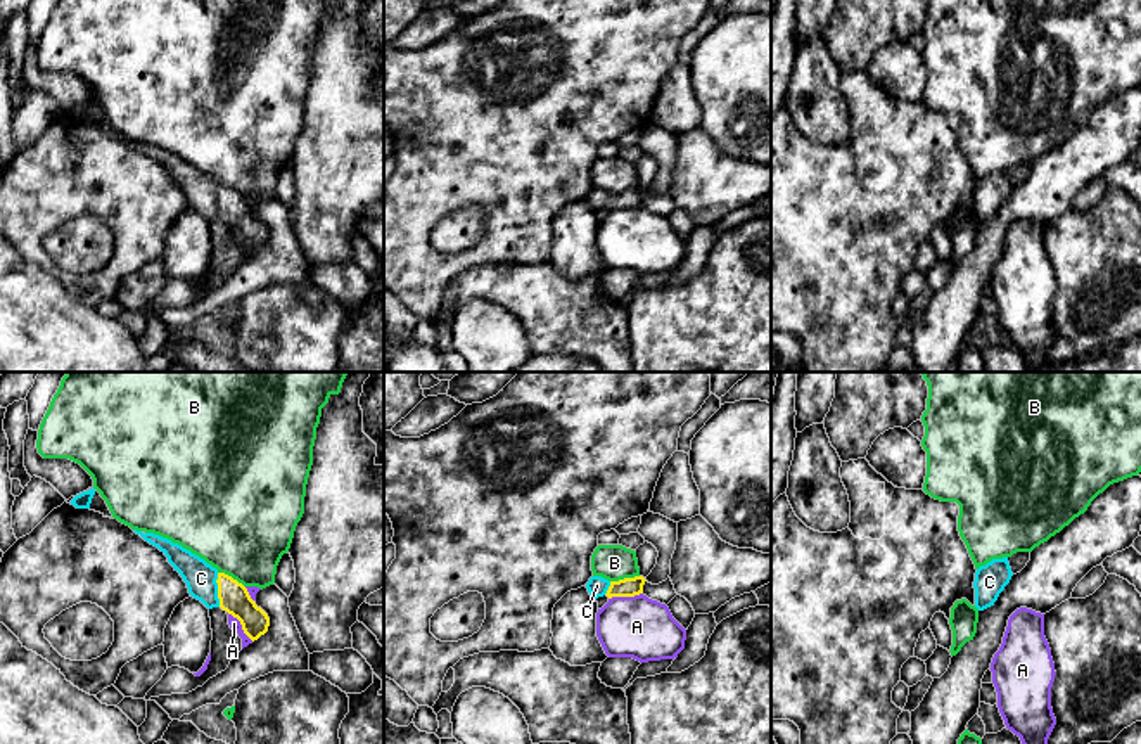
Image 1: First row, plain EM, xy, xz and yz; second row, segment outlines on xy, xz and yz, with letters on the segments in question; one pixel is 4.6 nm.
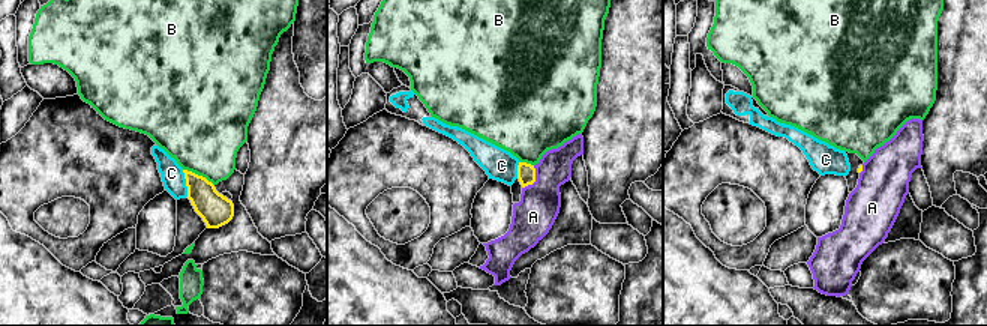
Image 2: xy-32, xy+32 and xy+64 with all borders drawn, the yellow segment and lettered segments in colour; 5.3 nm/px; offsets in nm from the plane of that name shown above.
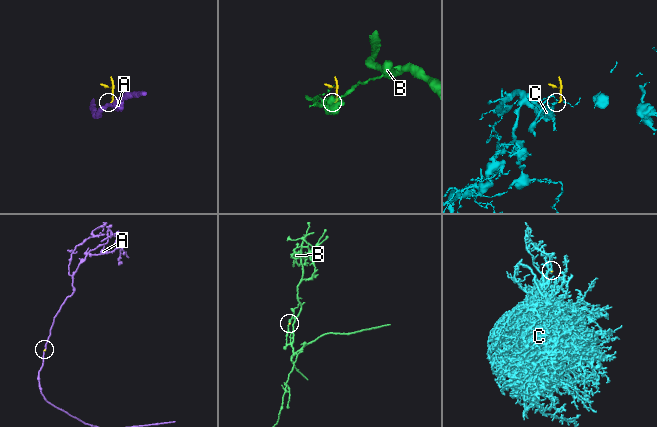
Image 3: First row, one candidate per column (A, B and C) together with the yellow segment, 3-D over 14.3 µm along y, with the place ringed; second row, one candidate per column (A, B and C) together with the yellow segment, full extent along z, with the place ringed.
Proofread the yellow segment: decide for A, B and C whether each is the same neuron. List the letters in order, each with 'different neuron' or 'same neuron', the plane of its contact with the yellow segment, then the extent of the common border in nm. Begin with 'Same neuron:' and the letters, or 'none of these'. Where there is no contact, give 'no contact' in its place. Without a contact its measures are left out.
Same neuron: C
A: different neuron; meets yellow in xz; contact 160 nm long
B: different neuron; meets yellow in xz; contact 140 nm long
C: same neuron; meets yellow in xy; contact 160 nm long

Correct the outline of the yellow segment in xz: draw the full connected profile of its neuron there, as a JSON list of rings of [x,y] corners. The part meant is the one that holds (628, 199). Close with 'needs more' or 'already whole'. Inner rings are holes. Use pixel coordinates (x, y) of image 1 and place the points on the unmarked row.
[[[591,189],[590,194],[586,196],[586,201],[590,208],[595,211],[607,208],[609,211],[612,209],[634,209],[643,206],[643,197],[645,197],[643,189],[634,189],[634,190],[624,190],[619,194],[609,194],[602,189]]] | needs more

